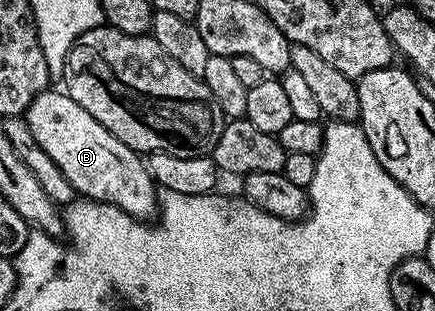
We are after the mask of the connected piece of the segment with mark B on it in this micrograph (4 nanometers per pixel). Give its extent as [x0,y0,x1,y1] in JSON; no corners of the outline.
[23,87,159,222]

